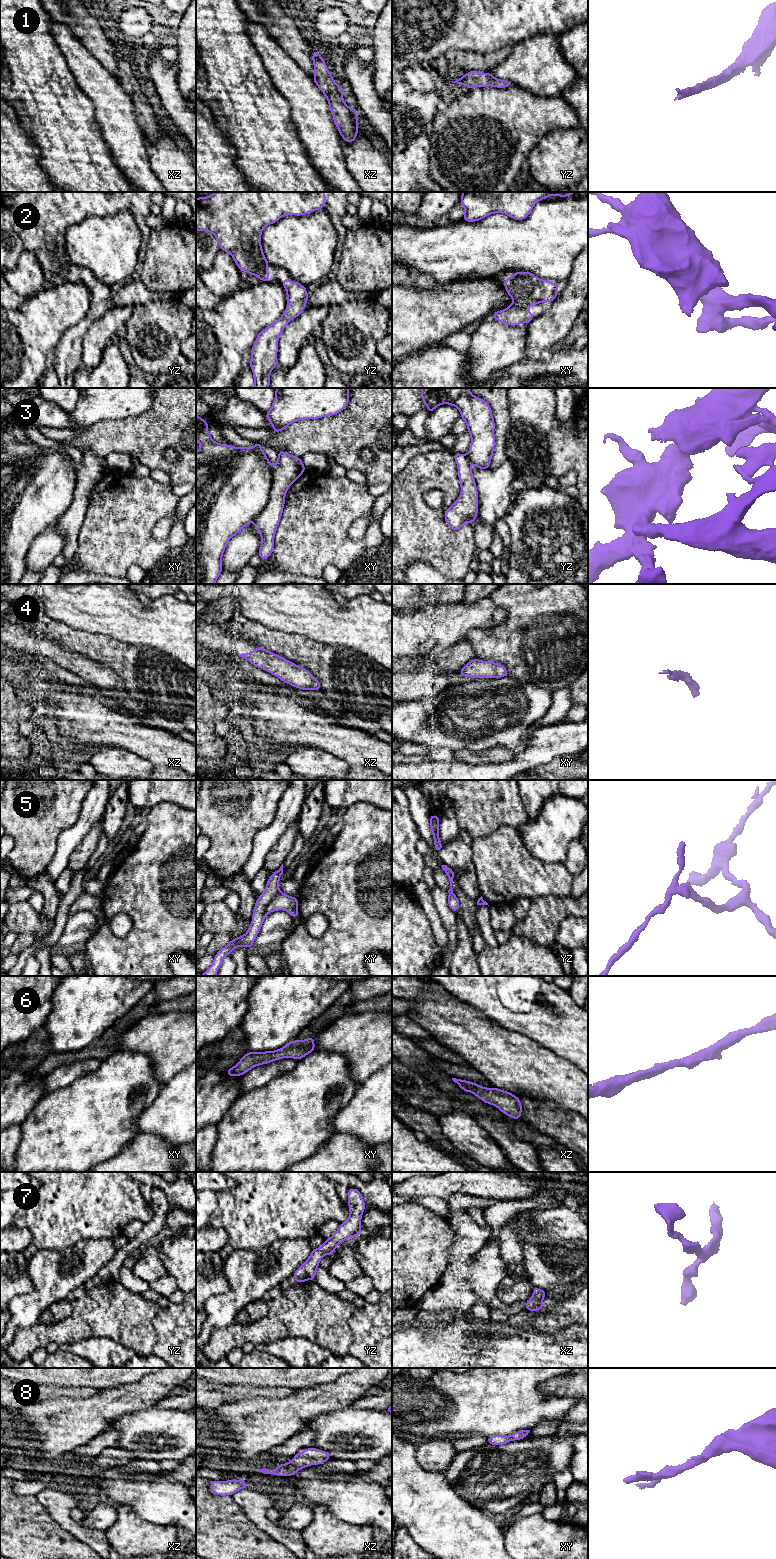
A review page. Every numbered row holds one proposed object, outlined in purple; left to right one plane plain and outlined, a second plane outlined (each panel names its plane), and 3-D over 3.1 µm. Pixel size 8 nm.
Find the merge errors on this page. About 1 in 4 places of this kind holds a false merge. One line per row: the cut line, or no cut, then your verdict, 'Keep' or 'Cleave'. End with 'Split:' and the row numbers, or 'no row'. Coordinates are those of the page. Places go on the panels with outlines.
1: No split. Keep
2: No split. Keep
3: No split. Keep
4: No split. Keep
5: Split along xy (279, 891), (267, 905), (266, 913). Cleave
6: No split. Keep
7: No split. Keep
8: No split. Keep
Split: 5

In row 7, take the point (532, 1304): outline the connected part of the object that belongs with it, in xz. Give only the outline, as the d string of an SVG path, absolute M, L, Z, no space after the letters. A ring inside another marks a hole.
M533 1286L533 1296L526 1301L527 1311L539 1311L543 1306L542 1300L545 1298L546 1291Z

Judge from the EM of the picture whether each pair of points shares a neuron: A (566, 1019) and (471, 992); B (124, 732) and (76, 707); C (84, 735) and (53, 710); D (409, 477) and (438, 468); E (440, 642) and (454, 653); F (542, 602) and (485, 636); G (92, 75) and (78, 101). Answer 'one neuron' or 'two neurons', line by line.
A: one neuron
B: one neuron
C: one neuron
D: one neuron
E: two neurons
F: one neuron
G: two neurons

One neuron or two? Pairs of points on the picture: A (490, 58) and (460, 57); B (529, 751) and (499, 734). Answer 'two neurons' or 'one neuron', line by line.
A: one neuron
B: two neurons

